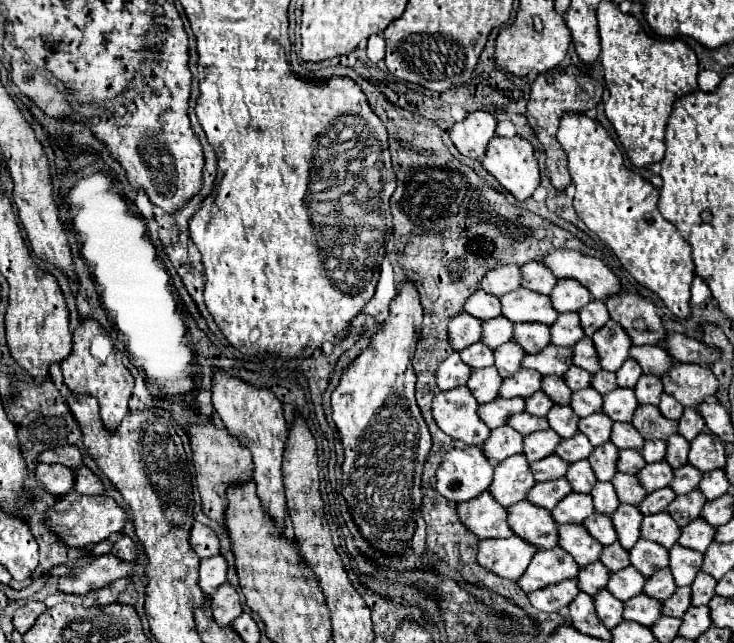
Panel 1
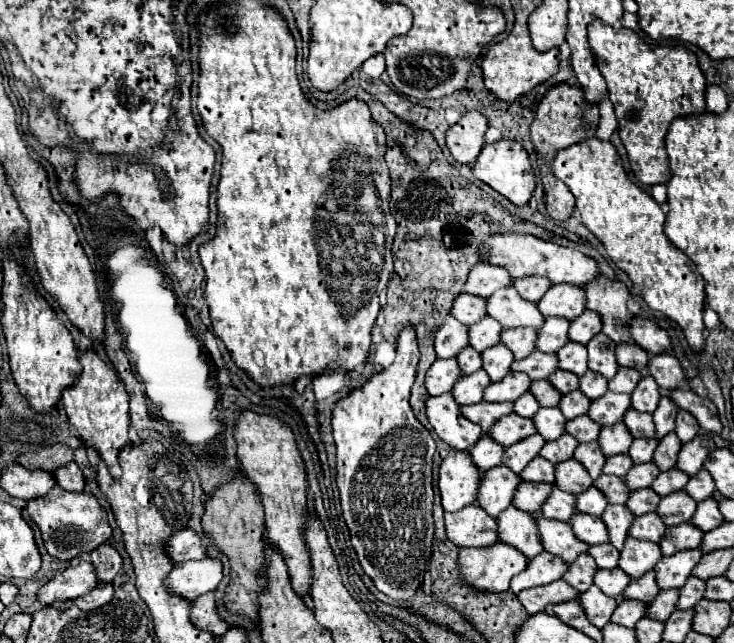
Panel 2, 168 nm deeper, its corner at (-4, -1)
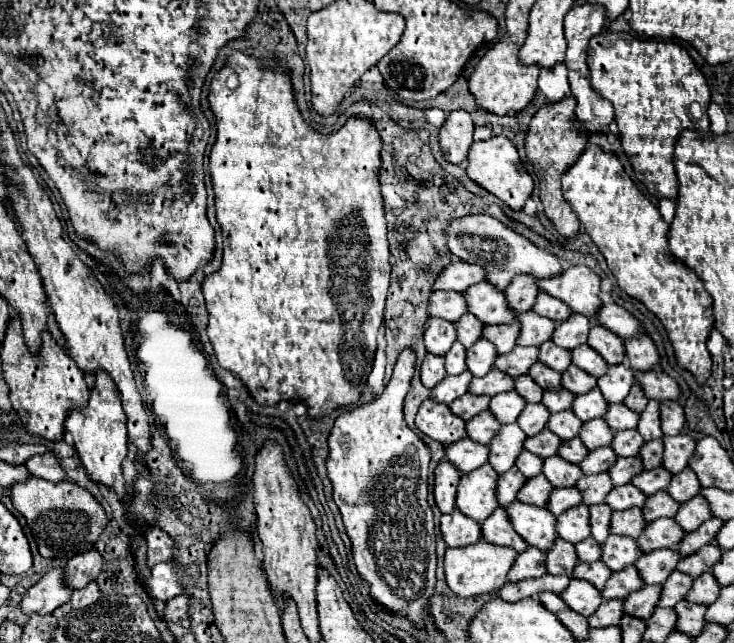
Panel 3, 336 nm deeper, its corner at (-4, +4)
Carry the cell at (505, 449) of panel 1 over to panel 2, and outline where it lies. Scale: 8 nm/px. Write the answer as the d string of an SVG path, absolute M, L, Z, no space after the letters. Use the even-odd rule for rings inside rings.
M482 435L480 441L470 449L470 455L480 471L488 471L502 463L502 453L506 451L504 445L498 445L498 441L490 439L488 435Z

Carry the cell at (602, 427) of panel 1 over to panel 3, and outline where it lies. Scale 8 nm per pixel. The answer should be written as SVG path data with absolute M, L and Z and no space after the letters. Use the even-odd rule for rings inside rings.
M562 410L558 414L552 414L550 420L546 422L546 428L554 432L560 440L570 440L578 436L580 426L582 426L582 420L578 420L578 416L572 410Z

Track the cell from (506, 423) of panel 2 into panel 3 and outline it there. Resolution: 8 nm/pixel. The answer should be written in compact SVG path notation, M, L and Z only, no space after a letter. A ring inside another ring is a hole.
M488 410L480 412L478 416L474 416L474 420L466 422L468 438L476 440L478 444L490 444L490 440L498 432L498 428L500 428L498 420L494 420L494 416L490 416Z

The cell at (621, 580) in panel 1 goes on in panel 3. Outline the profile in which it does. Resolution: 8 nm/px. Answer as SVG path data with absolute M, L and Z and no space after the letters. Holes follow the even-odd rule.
M578 562L578 568L574 568L574 578L580 578L580 580L594 584L598 590L604 588L610 574L612 574L612 570L606 568L606 564L600 564L600 562L594 562L594 564Z

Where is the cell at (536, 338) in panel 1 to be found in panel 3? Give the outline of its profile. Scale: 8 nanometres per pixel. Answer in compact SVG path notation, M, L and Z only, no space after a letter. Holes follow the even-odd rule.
M518 322L494 324L494 326L484 326L482 328L482 336L496 346L498 354L506 354L506 352L510 352L516 346L518 332L520 332Z

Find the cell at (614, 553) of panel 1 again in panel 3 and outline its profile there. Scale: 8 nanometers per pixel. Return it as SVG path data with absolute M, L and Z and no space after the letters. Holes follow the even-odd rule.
M586 538L578 544L574 544L574 550L578 552L578 558L582 562L596 562L600 560L600 544L594 538Z

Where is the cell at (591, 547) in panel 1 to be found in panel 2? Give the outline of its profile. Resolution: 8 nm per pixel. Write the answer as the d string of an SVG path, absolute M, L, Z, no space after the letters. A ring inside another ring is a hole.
M538 517L538 529L540 529L540 539L542 539L544 549L564 559L566 563L576 561L578 555L590 549L584 541L578 541L578 537L574 537L570 523L548 521L544 517Z

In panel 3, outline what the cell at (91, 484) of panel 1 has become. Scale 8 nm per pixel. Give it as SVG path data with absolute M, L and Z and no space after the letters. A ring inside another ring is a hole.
M50 452L42 454L42 456L34 456L30 460L26 460L26 468L32 476L40 476L44 480L52 480L52 482L62 482L64 478L64 470L58 464L58 458Z

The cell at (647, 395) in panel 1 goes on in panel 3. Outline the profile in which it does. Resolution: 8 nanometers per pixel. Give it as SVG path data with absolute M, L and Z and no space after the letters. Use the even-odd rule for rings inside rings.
M634 384L634 386L632 386L632 390L630 390L630 394L626 396L624 404L626 404L630 410L634 410L634 412L638 412L638 414L640 414L640 412L646 408L648 398L644 396L642 388L638 388L638 384Z

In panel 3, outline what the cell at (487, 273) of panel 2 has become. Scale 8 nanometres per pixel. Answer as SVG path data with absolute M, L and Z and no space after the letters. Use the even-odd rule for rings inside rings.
M452 260L434 280L432 290L456 290L464 292L470 284L478 284L486 280L484 270L476 264L466 264L462 260Z

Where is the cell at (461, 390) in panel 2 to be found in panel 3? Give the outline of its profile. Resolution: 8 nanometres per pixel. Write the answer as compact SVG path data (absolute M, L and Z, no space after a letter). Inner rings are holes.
M462 372L458 376L446 376L442 382L438 382L432 388L432 400L434 402L442 402L442 404L454 402L458 396L468 392L470 380L472 380L470 372Z

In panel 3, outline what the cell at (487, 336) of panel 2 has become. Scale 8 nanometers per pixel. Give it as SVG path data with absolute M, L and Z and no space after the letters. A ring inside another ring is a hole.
M472 314L462 316L462 320L456 320L454 326L456 326L456 336L464 348L470 348L482 334L482 322L476 320Z

